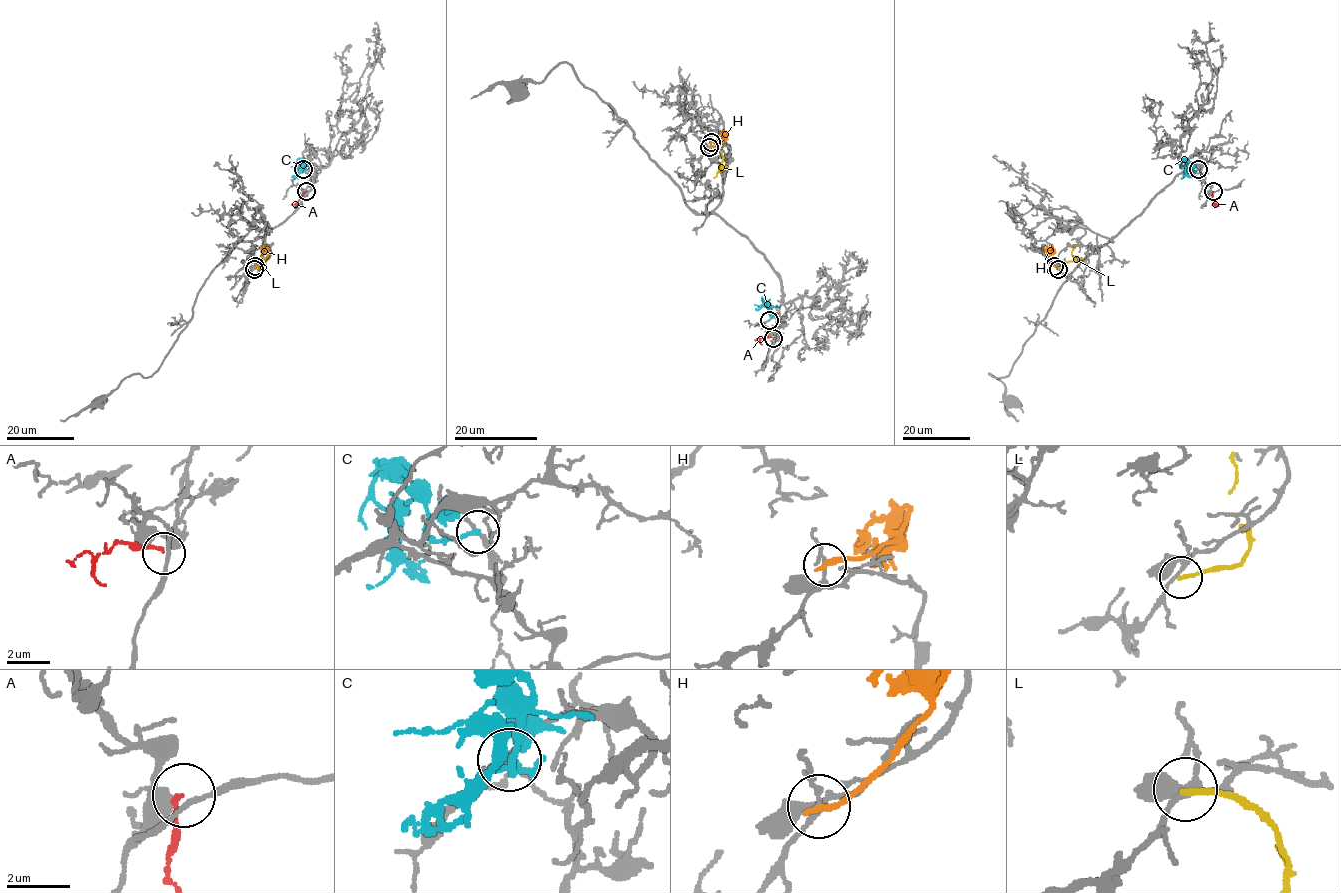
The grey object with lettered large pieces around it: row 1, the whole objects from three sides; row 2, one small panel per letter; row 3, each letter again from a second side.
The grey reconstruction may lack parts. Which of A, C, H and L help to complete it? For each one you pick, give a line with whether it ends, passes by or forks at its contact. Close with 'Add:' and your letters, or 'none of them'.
Add: none of them

